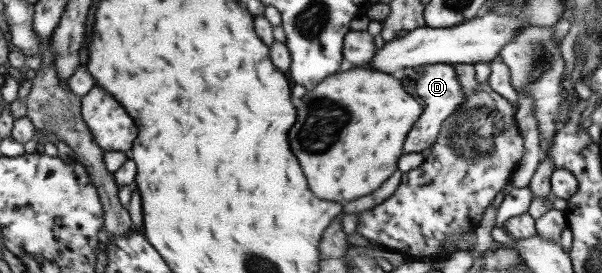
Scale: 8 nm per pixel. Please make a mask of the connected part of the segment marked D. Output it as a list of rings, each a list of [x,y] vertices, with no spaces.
[[[434,63],[419,67],[408,67],[401,75],[406,85],[407,91],[419,103],[422,103],[422,117],[415,123],[415,127],[411,129],[411,135],[407,135],[407,143],[405,143],[405,151],[407,153],[421,153],[437,141],[438,135],[442,133],[442,127],[445,126],[451,115],[457,113],[466,100],[467,95],[463,91],[463,87],[459,85],[459,77],[455,73],[455,67],[449,63]]]

